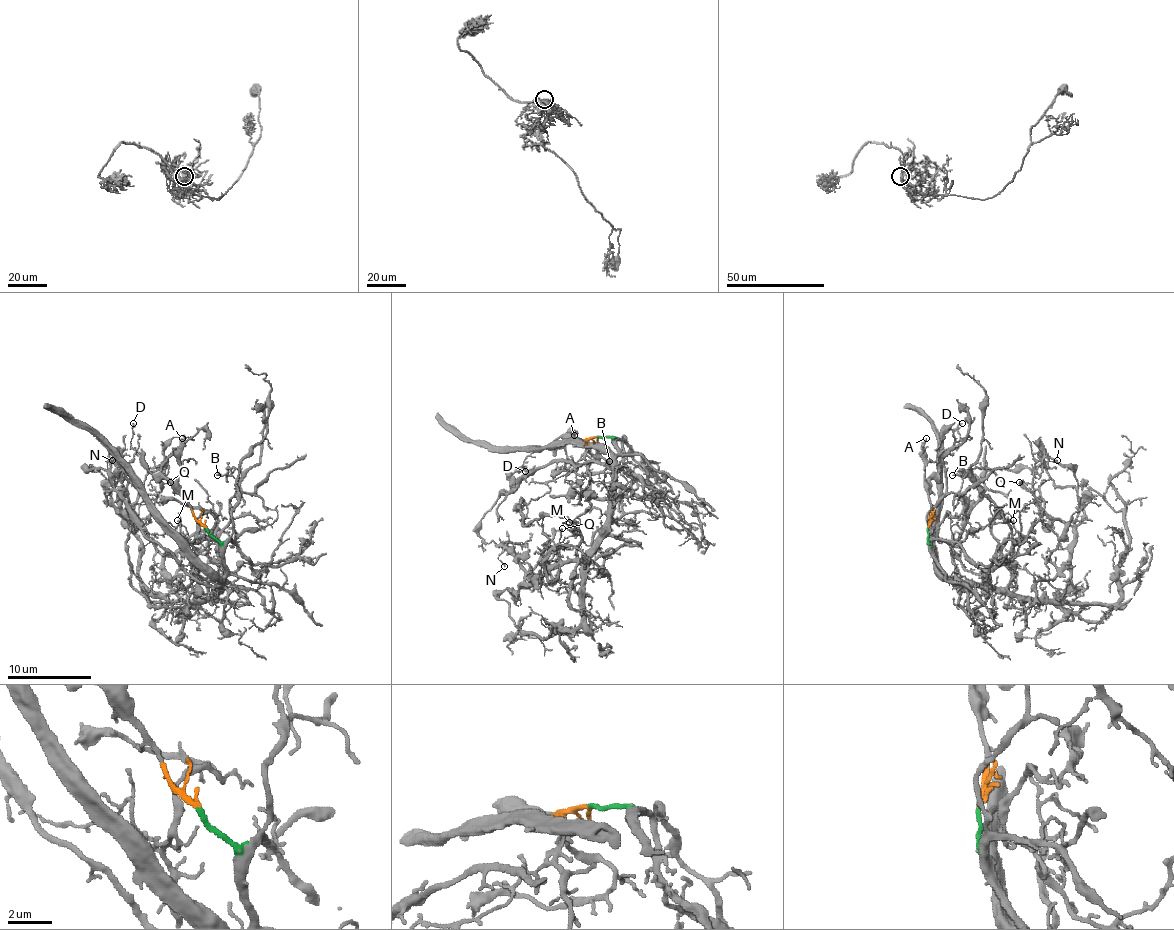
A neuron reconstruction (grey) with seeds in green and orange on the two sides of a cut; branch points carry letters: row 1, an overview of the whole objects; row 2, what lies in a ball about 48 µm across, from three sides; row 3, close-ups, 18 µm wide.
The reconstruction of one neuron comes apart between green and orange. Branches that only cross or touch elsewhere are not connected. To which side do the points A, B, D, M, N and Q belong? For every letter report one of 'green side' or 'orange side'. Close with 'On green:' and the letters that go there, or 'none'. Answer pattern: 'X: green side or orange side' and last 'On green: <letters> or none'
A: orange side
B: green side
D: orange side
M: green side
N: green side
Q: green side
On green: B, M, N, Q

